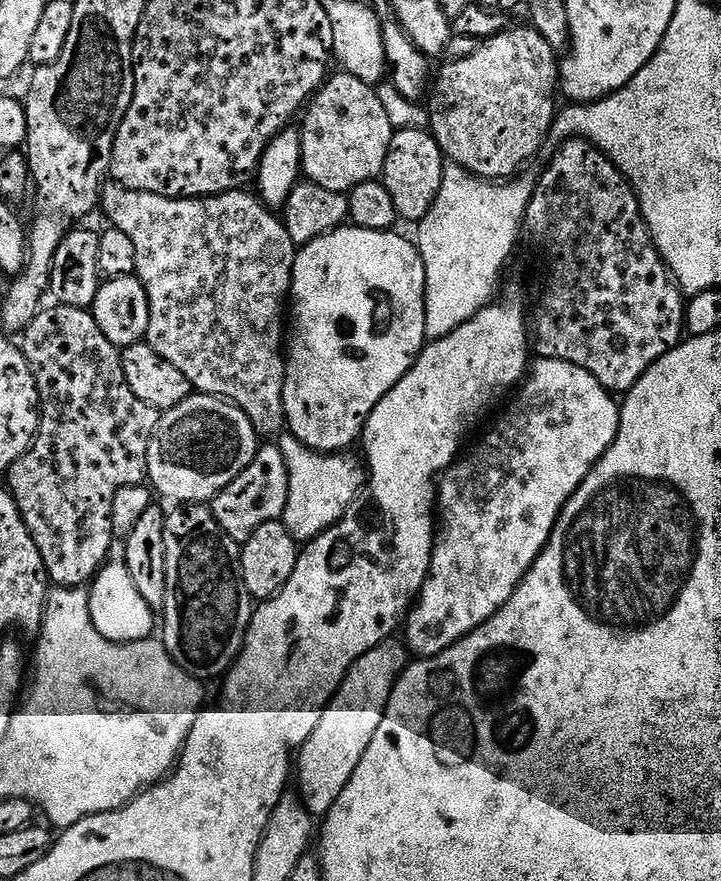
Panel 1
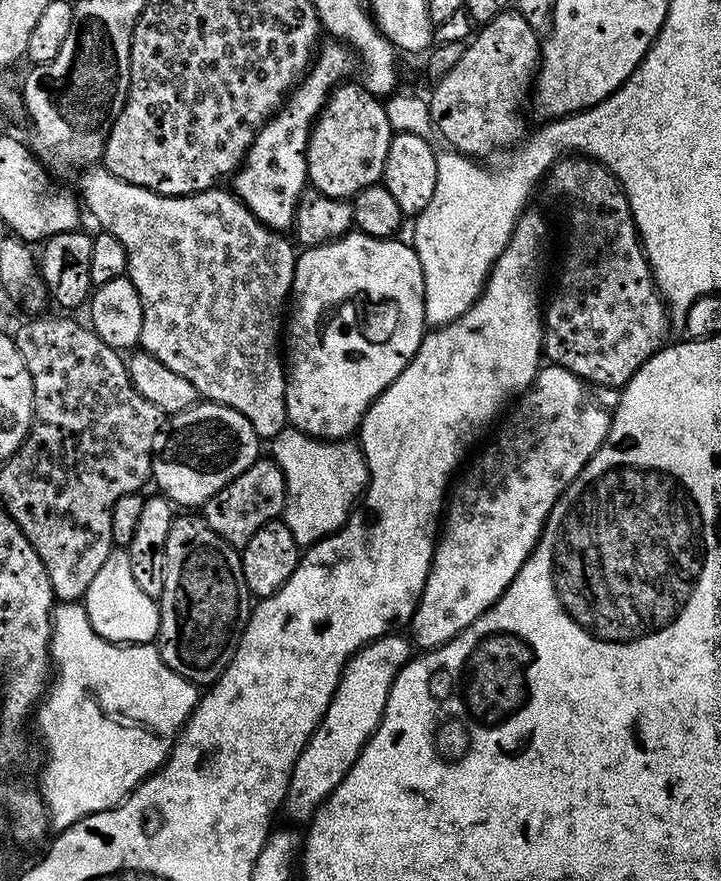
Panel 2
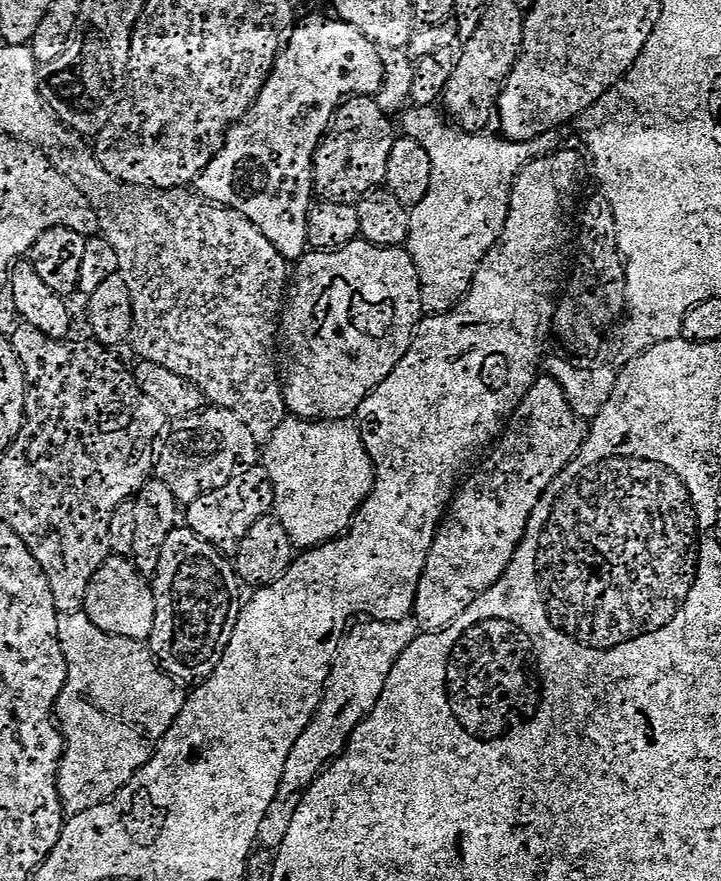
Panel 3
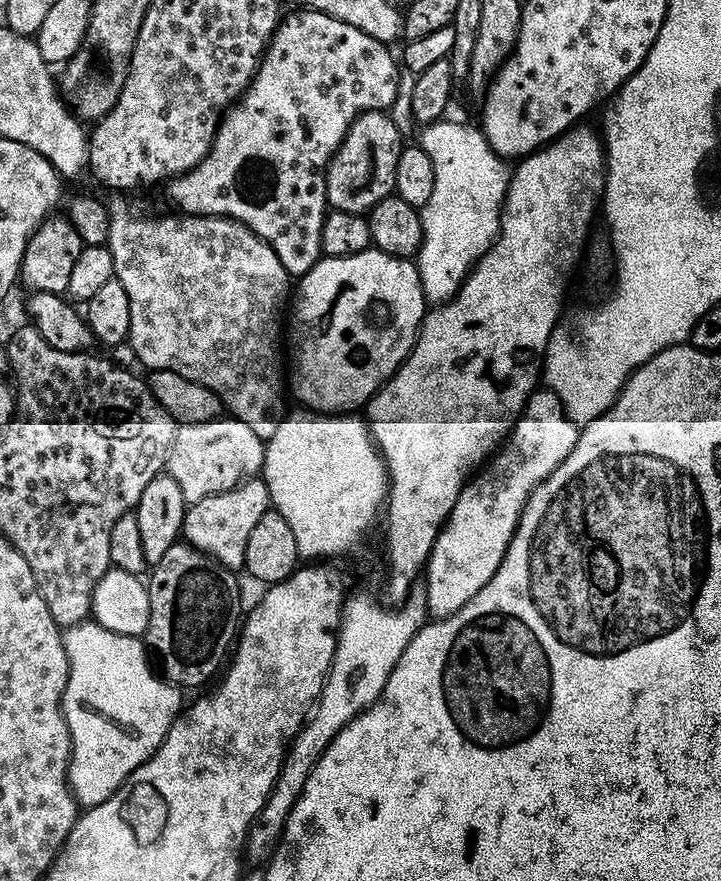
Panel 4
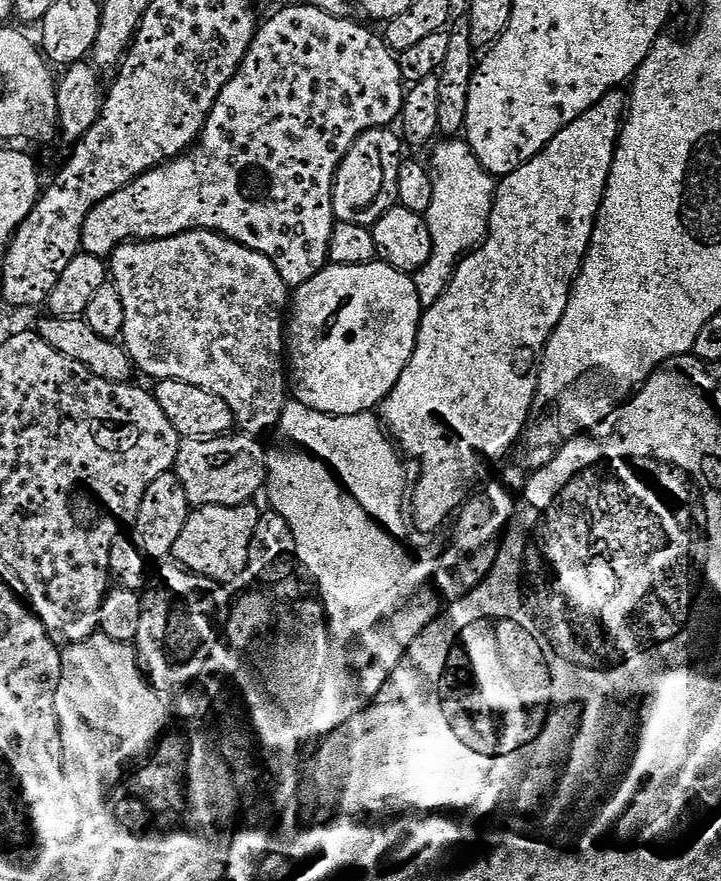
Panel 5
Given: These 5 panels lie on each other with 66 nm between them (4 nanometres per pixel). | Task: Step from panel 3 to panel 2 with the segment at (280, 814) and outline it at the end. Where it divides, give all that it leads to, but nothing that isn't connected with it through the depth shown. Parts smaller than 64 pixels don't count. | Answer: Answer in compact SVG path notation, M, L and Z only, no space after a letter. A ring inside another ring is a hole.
M389 634L384 639L369 644L348 661L348 667L344 669L344 677L340 679L324 721L308 739L308 745L292 771L286 801L290 819L307 821L328 799L328 793L342 783L348 769L360 757L368 739L376 733L376 728L384 717L384 707L390 696L392 683L414 656L413 645L396 635Z

